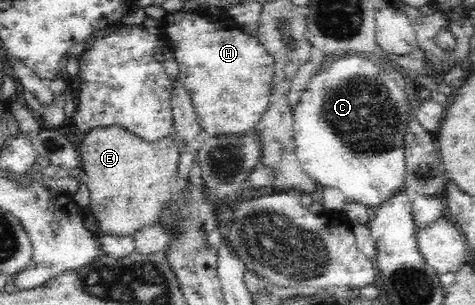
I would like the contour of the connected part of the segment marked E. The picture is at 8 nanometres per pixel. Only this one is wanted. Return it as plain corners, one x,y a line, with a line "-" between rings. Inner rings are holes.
117,125
95,129
85,135
78,156
79,167
87,174
90,191
88,211
96,219
98,229
105,235
133,237
143,227
159,222
161,213
171,197
171,185
178,173
179,148
173,137
149,143
125,132

